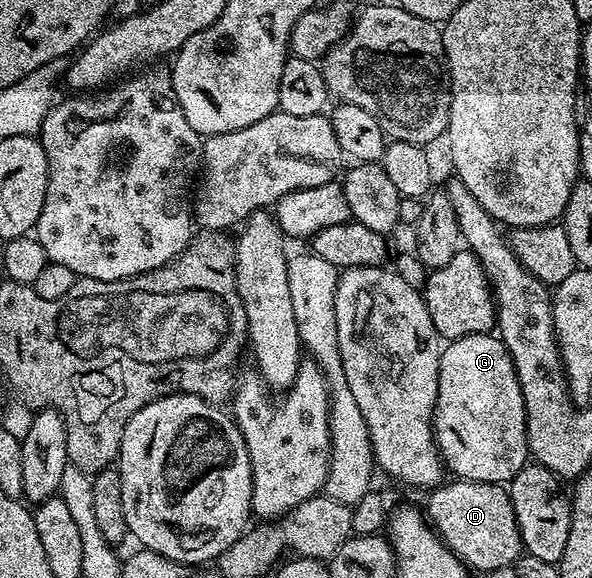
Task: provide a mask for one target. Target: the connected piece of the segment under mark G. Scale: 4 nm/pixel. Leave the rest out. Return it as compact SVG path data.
M469 333L466 337L454 337L442 348L441 362L439 363L439 391L437 402L433 412L433 438L437 441L437 451L445 463L446 470L454 478L463 481L482 481L483 483L495 483L500 485L513 480L514 475L521 470L530 460L529 440L525 437L525 404L523 403L523 391L517 378L517 372L513 366L511 355L507 347L502 343L500 336L488 333Z

